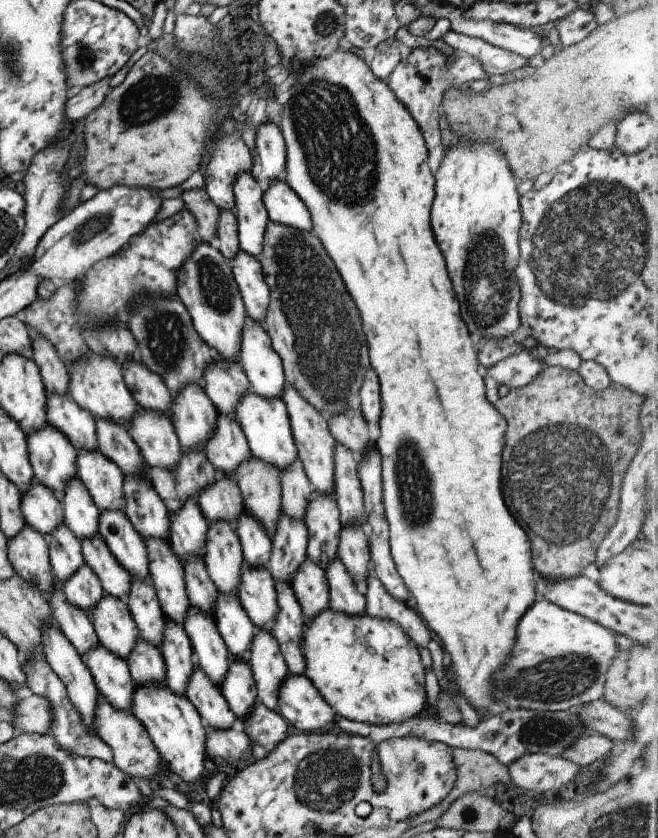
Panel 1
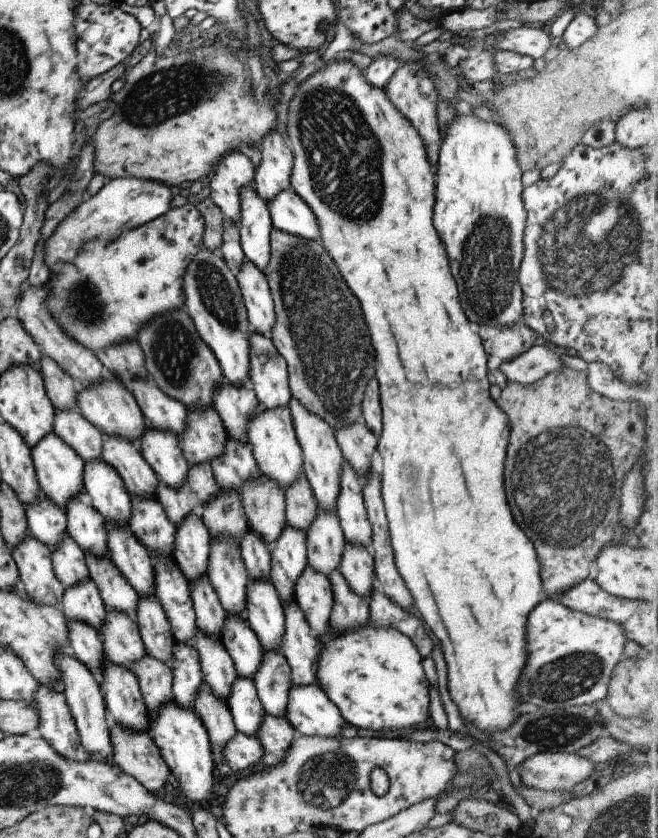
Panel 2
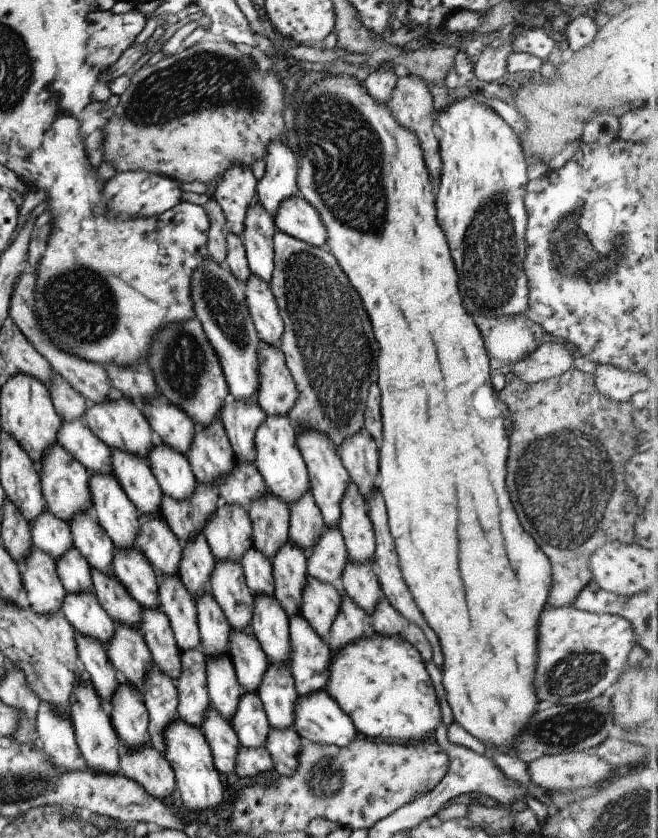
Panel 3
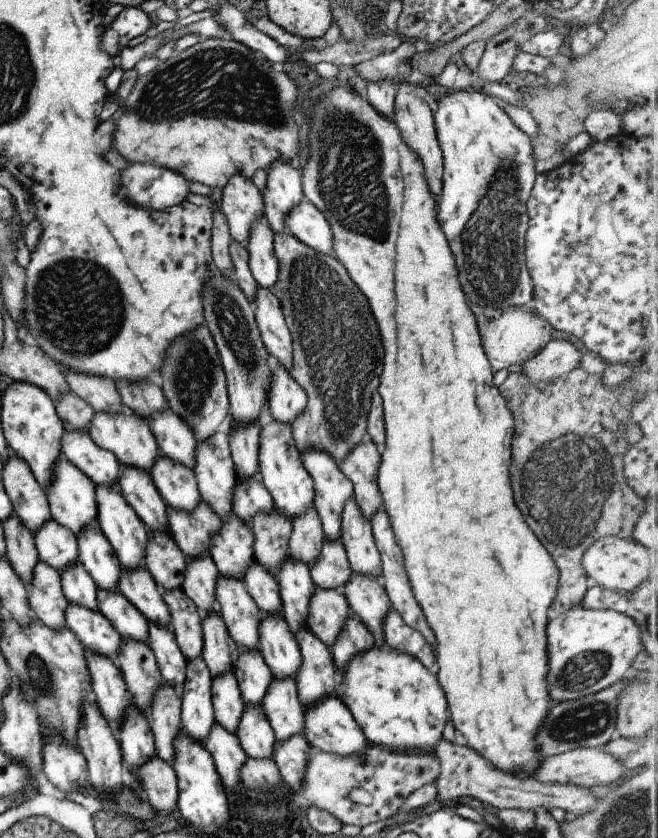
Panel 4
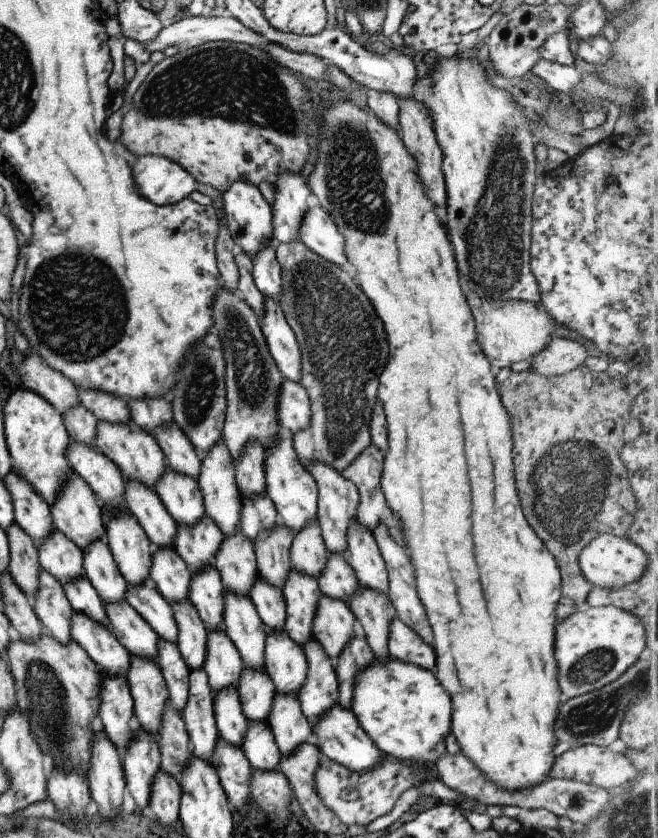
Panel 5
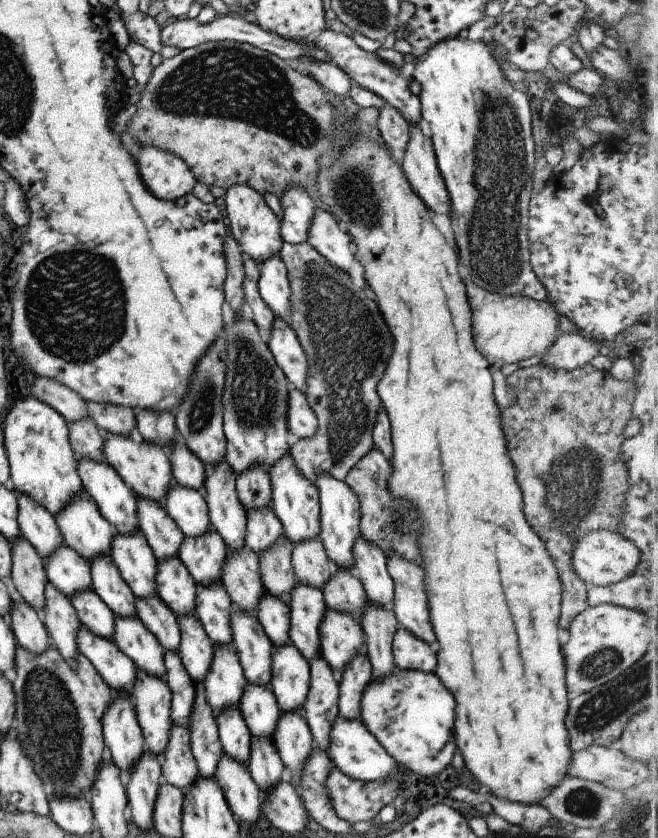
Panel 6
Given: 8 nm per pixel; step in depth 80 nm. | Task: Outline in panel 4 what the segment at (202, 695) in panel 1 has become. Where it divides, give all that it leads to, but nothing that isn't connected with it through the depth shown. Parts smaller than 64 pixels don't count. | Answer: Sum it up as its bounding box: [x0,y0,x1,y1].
[202,722,246,788]

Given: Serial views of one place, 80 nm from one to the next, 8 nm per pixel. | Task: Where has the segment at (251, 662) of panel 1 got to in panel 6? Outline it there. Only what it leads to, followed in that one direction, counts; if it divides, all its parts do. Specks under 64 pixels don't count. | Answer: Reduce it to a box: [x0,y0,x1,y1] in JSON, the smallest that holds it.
[272,711,311,794]

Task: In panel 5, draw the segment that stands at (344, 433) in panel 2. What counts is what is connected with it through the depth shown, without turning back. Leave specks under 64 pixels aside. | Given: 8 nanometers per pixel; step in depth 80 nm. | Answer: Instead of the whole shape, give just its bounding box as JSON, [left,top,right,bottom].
[340,444,404,546]

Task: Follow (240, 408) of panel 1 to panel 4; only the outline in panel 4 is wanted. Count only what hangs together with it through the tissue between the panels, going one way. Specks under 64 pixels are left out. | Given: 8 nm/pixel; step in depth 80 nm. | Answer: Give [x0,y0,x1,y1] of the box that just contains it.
[257,420,314,520]

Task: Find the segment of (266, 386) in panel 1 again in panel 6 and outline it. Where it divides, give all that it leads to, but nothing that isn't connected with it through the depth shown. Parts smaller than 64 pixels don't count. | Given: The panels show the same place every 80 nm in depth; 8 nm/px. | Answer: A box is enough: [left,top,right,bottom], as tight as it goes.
[286,388,317,438]

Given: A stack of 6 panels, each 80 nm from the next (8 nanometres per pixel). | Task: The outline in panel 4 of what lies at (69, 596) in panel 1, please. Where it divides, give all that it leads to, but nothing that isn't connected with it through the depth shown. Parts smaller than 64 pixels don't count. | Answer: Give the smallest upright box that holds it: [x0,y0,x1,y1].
[64,602,119,659]

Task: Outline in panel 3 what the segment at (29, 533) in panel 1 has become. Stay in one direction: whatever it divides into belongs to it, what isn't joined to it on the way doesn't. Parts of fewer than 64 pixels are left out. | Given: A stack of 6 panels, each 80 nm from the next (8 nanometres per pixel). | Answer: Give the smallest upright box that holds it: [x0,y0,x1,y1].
[20,547,66,614]

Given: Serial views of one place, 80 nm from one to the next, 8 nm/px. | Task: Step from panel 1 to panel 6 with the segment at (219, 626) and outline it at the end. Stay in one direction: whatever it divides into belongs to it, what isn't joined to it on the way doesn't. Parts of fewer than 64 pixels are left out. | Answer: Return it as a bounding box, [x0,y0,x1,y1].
[238,680,281,740]

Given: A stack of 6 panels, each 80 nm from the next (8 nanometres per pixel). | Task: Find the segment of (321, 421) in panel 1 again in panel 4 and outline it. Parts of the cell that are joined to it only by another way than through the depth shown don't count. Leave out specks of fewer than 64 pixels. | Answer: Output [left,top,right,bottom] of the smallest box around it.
[300,449,353,540]

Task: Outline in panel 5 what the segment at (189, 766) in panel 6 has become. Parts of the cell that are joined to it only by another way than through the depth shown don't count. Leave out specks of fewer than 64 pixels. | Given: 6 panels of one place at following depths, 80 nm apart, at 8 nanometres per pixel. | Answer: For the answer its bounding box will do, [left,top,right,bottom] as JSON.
[157,699,191,778]

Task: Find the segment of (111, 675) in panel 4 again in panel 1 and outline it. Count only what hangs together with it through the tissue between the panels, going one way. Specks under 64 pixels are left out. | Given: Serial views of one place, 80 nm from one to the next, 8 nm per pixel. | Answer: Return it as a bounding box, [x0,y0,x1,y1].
[46,574,98,656]

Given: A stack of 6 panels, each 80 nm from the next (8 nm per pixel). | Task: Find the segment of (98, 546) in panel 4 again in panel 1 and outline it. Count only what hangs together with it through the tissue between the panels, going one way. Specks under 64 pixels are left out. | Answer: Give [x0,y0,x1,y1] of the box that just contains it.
[58,476,99,540]

